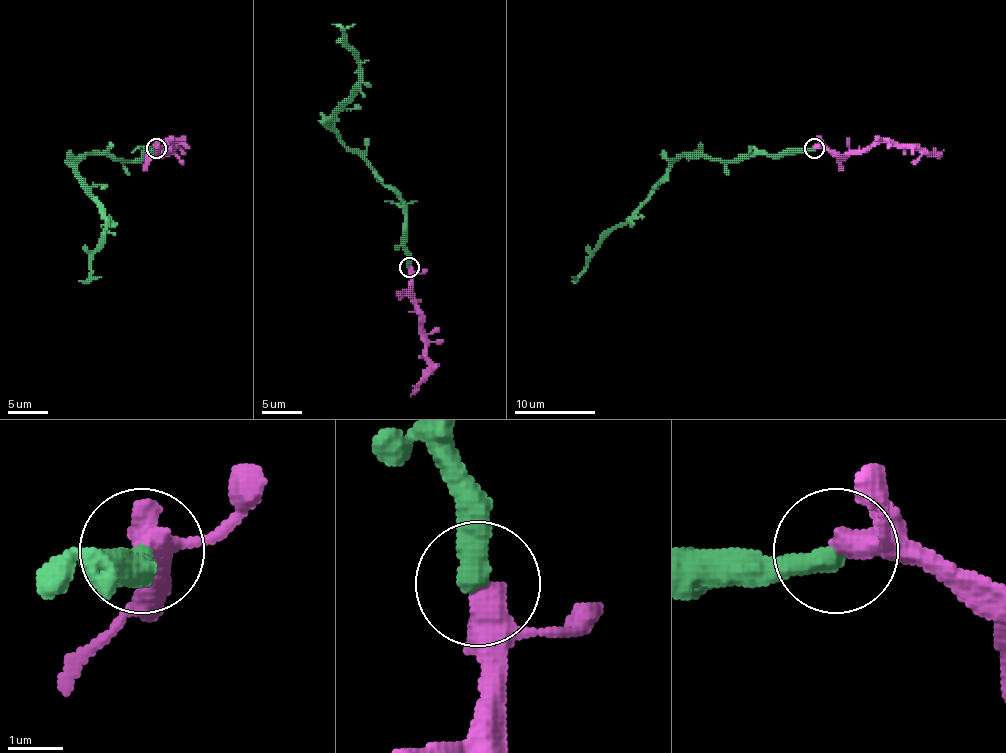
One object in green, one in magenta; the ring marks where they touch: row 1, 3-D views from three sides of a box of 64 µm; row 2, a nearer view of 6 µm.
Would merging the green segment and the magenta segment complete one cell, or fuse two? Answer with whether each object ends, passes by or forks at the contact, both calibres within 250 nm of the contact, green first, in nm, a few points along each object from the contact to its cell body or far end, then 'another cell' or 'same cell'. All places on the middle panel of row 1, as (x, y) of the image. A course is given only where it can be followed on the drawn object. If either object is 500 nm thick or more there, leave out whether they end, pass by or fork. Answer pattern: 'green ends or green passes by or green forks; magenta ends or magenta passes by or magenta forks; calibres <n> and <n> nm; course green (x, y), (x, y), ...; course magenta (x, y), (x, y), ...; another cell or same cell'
green ends; magenta passes by; calibres 440 and 360 nm; course green (409, 267), (405, 203), (330, 127), (358, 80), (358, 60), (346, 46), (344, 32), (332, 24); course magenta (409, 267), (429, 366), (427, 378), (411, 396); same cell

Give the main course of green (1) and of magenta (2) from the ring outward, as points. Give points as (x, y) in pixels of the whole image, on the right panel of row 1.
1: (815, 148), (750, 154), (730, 160), (682, 154), (666, 178), (628, 219), (608, 233), (580, 275), (572, 281)
2: (815, 148), (861, 154), (881, 142), (897, 142), (913, 148), (944, 150)

